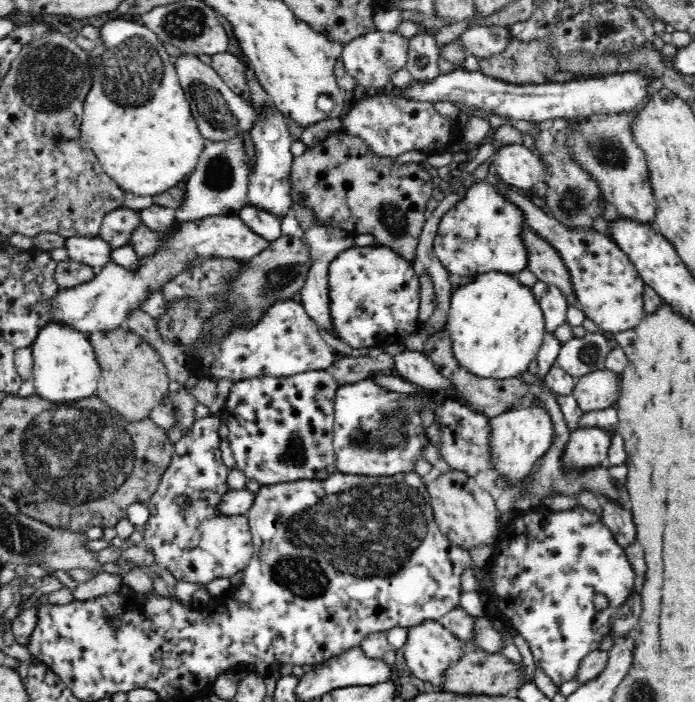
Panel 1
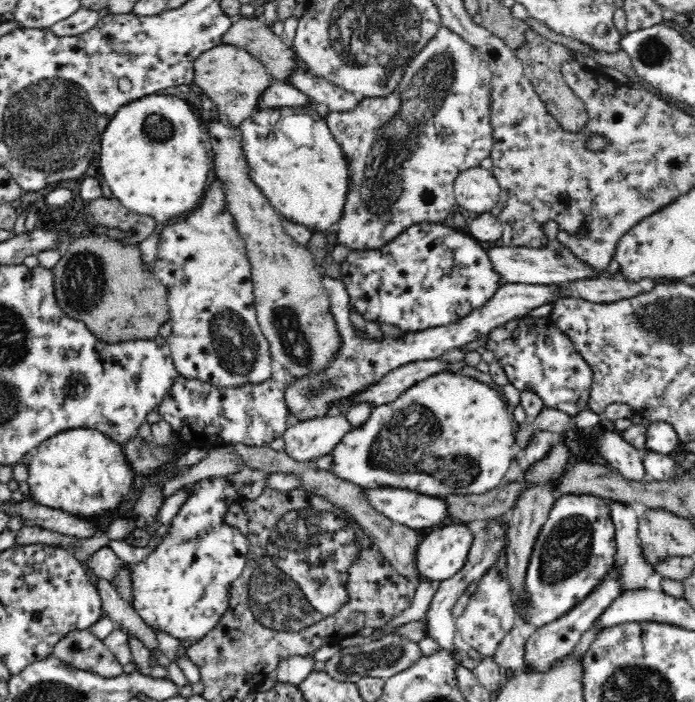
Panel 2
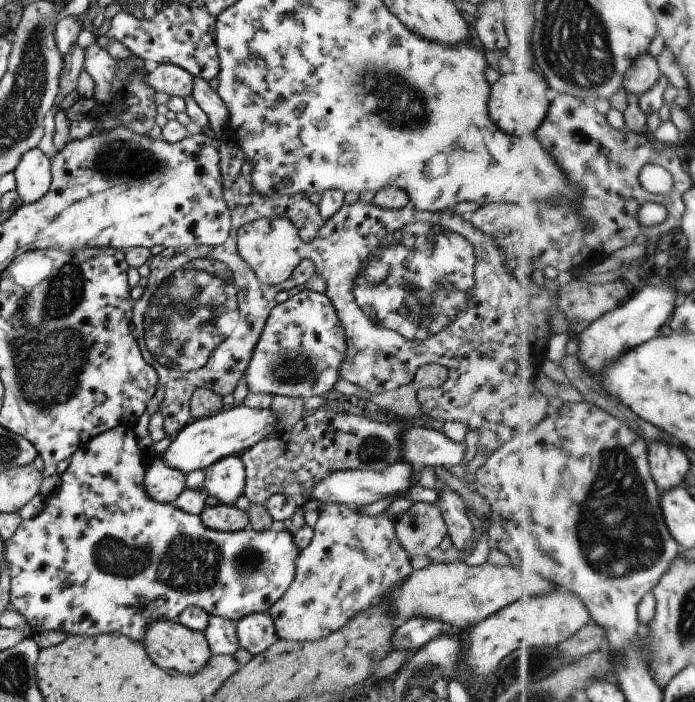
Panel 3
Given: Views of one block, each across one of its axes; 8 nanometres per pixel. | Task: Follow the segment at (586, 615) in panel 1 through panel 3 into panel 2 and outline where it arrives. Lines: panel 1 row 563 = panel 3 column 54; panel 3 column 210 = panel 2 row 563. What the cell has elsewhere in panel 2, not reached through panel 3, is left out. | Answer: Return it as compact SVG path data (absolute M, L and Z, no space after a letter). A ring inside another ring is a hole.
M581 493L558 496L534 542L524 582L527 600L524 603L514 601L518 618L540 628L578 607L590 592L594 592L600 580L614 568L616 549L615 526L610 516L608 502L598 501L598 498L592 500Z

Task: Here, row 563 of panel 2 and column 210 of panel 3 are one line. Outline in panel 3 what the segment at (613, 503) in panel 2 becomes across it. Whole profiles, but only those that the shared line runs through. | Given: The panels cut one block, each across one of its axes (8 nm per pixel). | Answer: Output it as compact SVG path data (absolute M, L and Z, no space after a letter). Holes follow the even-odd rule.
M210 615L203 632L213 655L232 656L241 648L238 644L236 624L220 615Z

